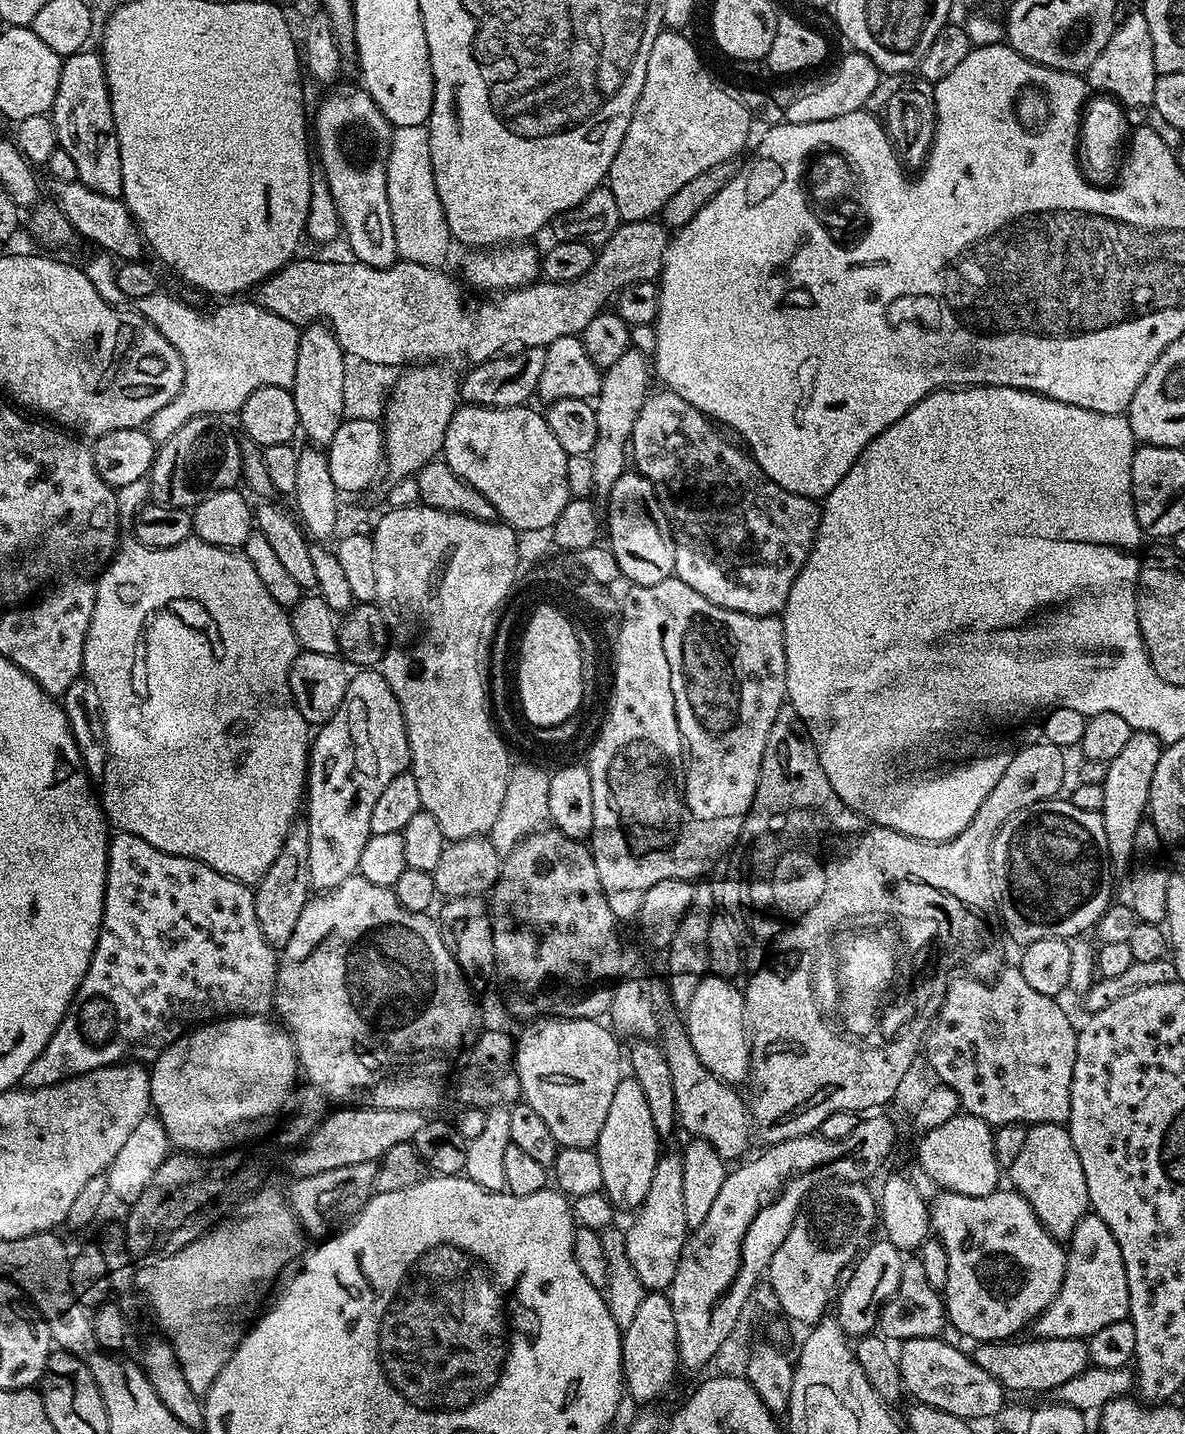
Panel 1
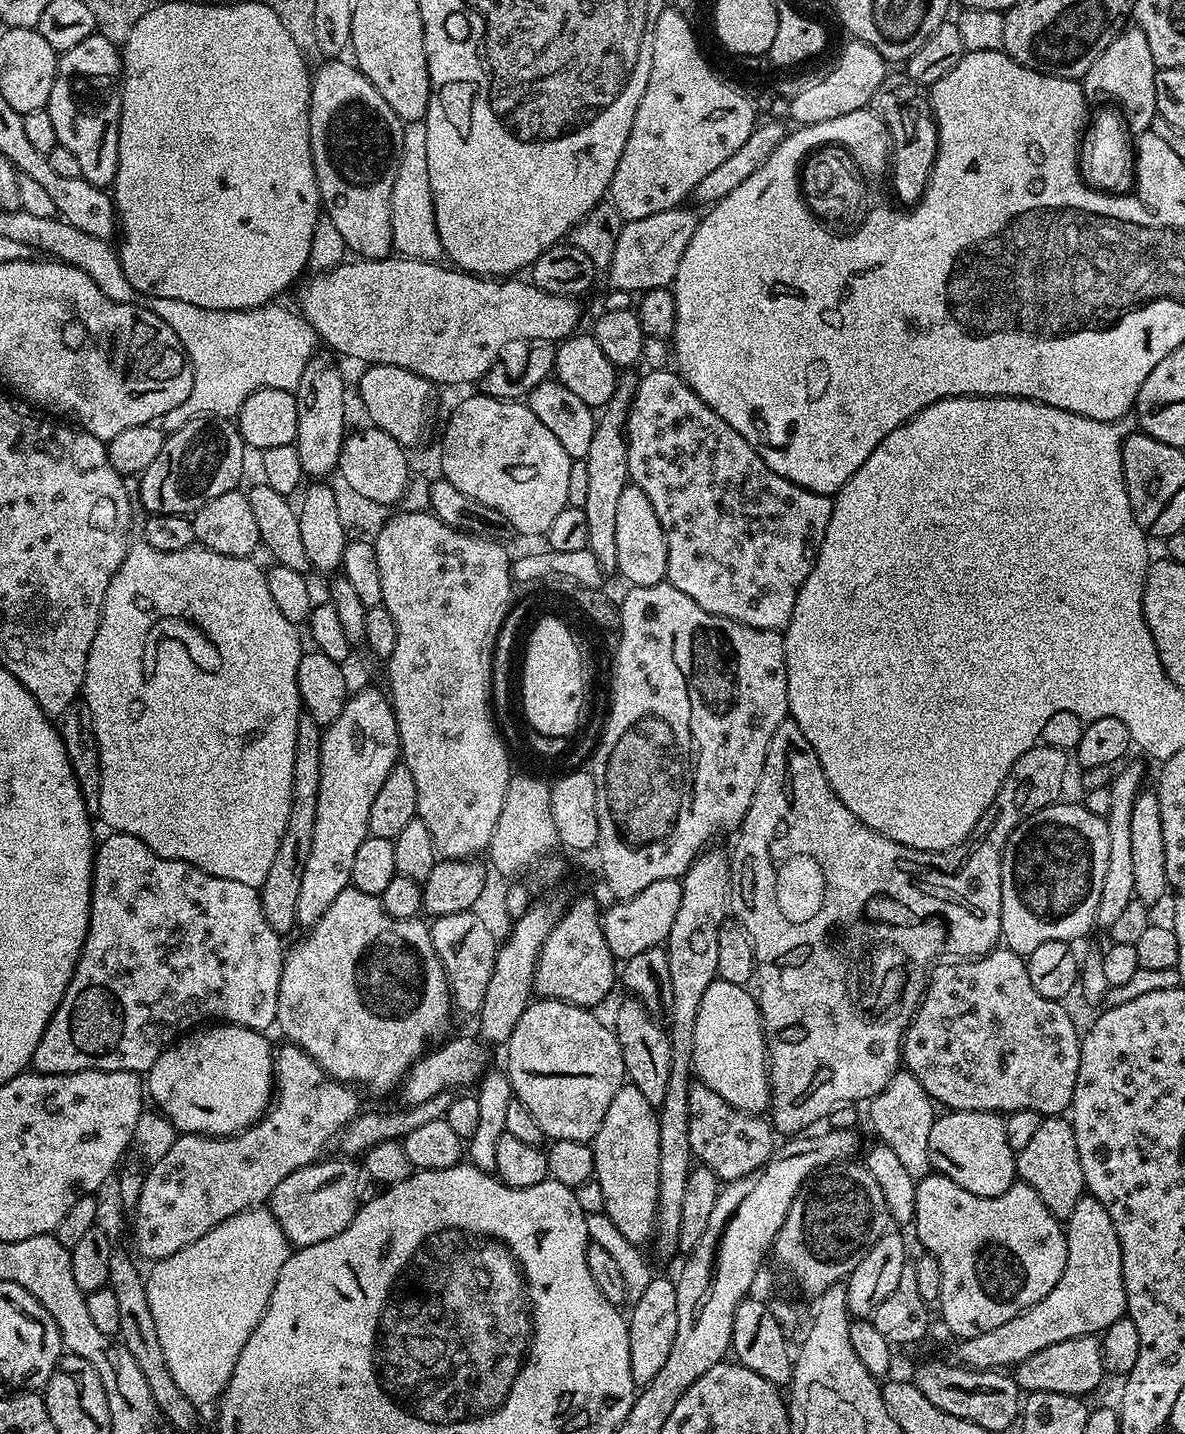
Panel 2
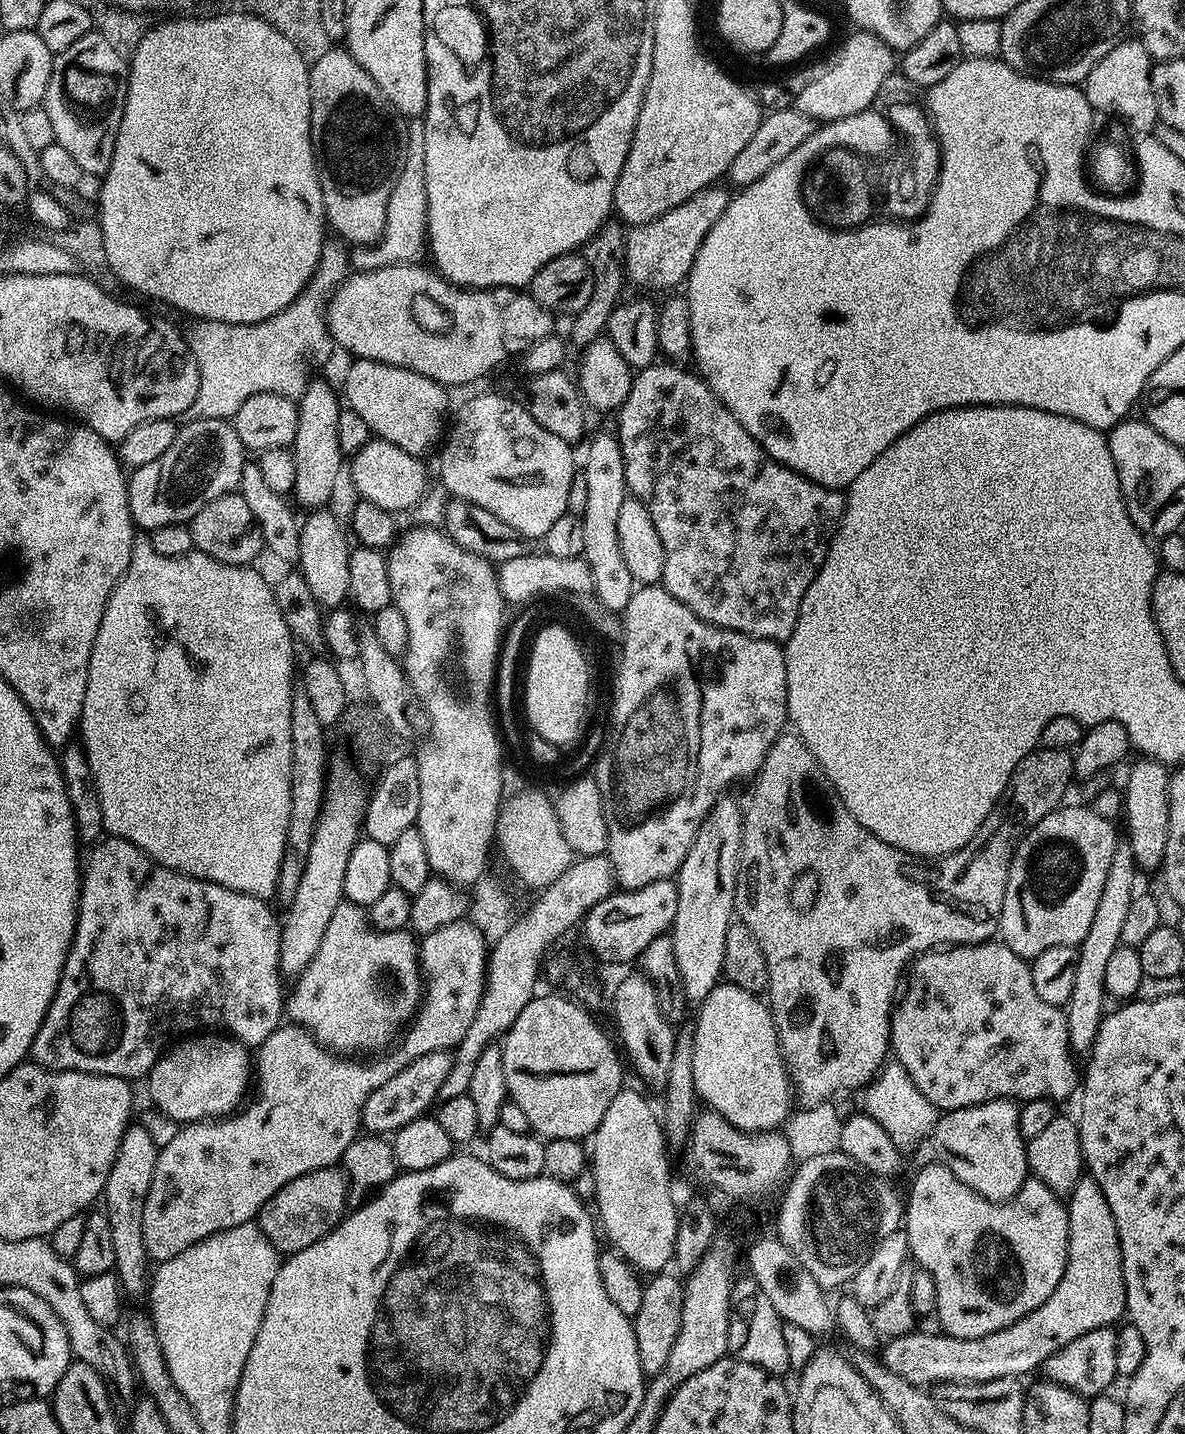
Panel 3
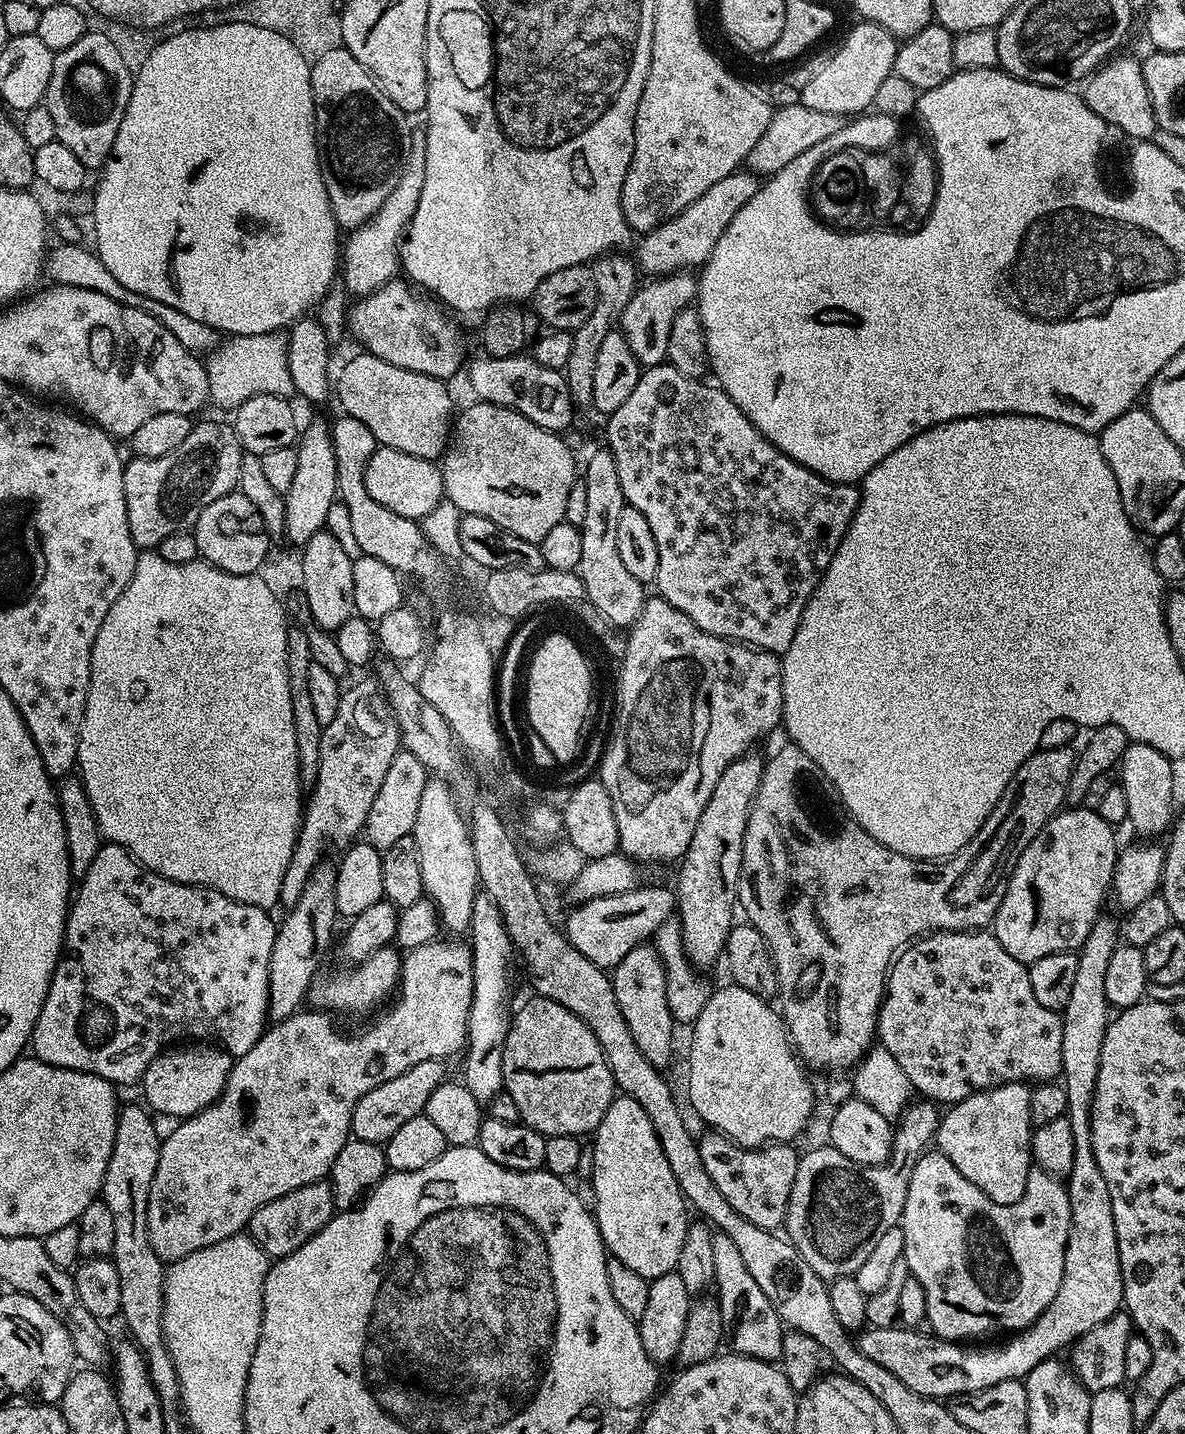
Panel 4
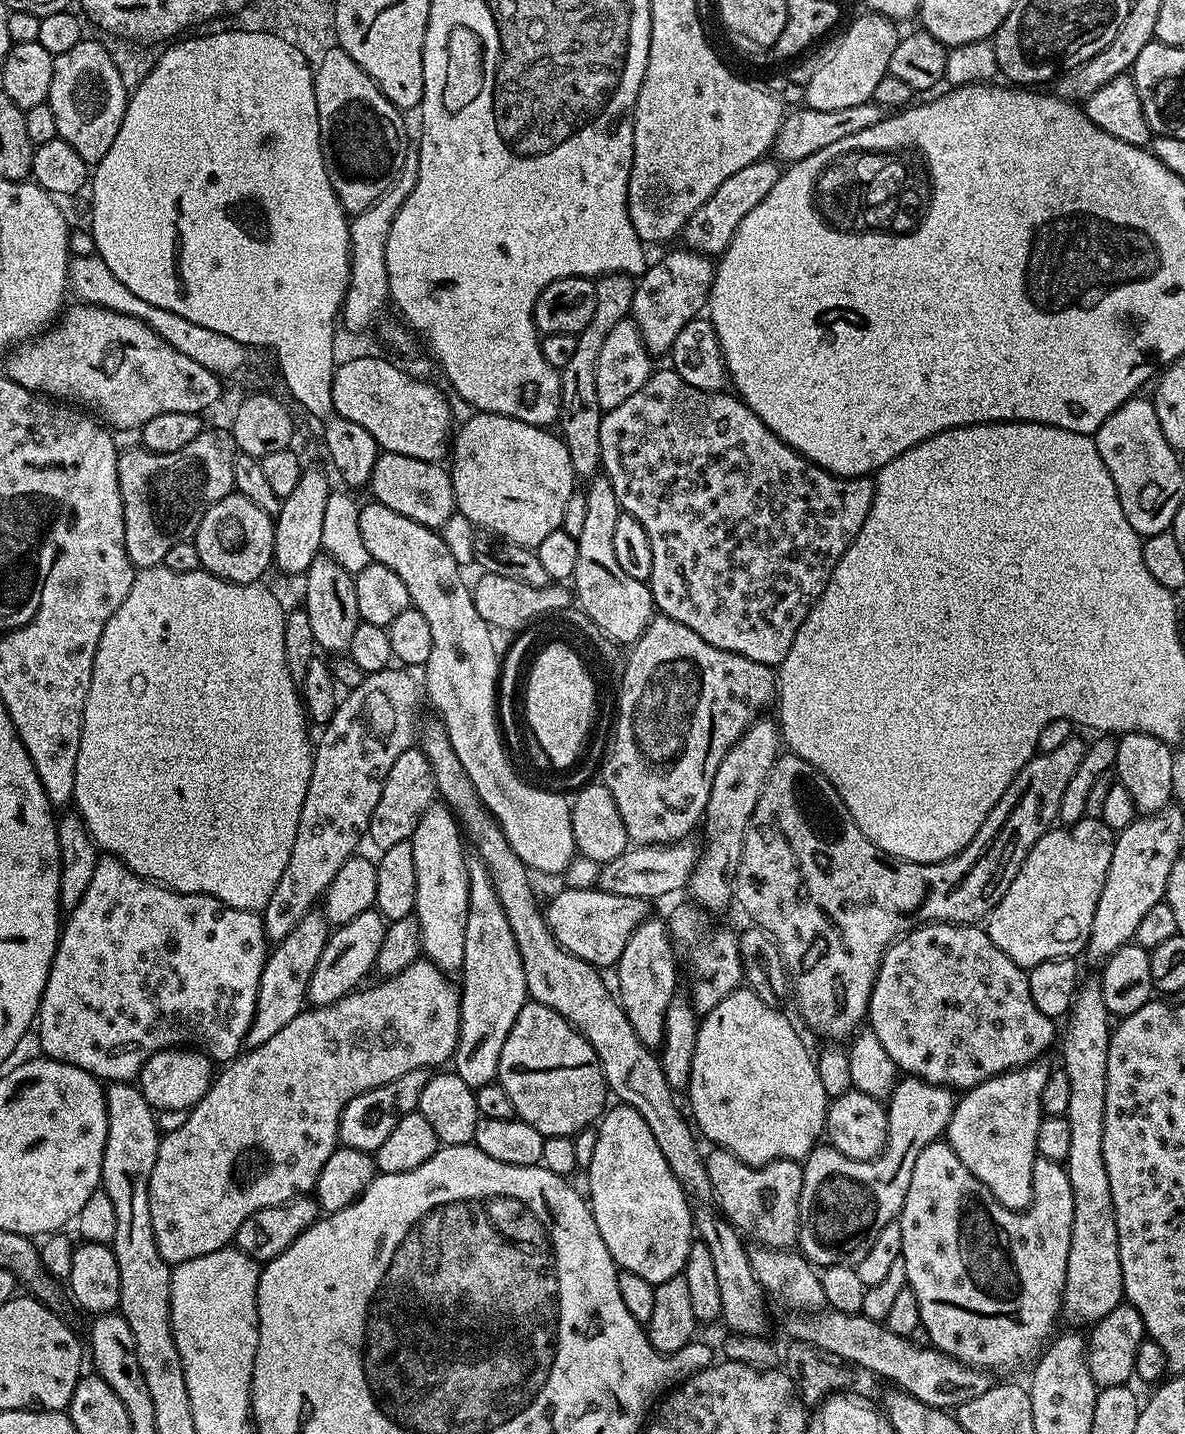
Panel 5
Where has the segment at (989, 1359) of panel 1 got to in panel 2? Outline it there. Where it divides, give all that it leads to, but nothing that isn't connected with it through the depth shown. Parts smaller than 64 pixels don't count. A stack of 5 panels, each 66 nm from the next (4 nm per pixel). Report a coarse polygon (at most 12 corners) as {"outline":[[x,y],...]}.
{"outline":[[1096,1336],[1066,1338],[1015,1365],[1024,1394],[1087,1397],[1106,1379]]}

